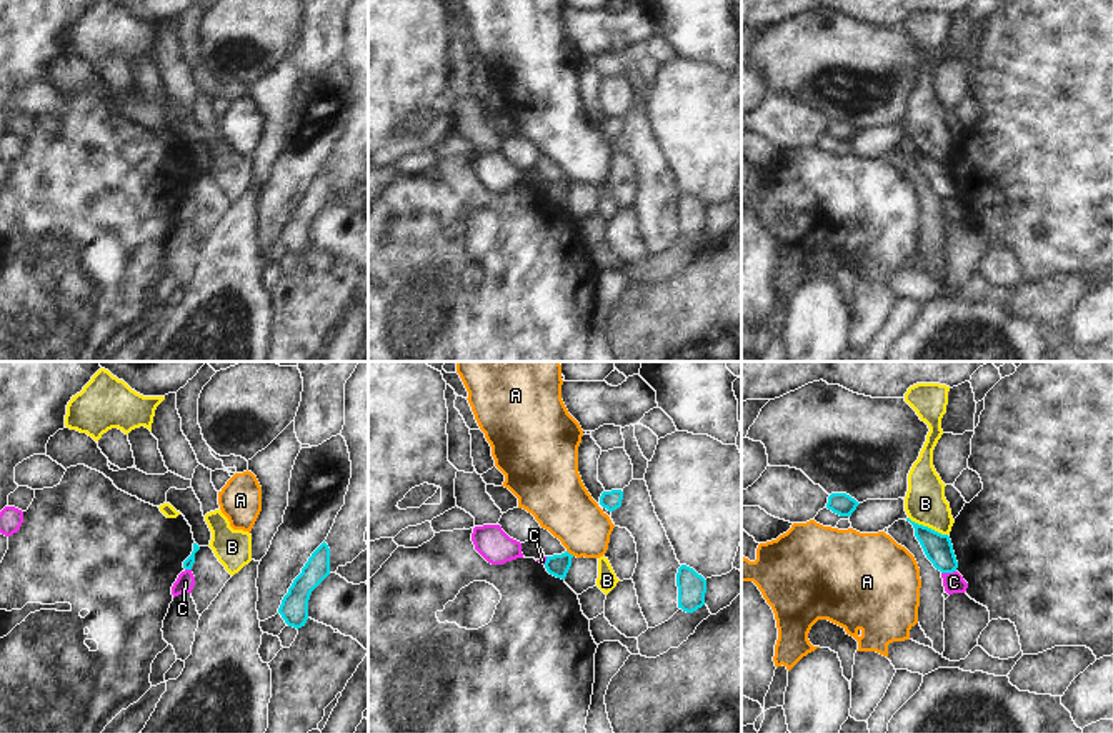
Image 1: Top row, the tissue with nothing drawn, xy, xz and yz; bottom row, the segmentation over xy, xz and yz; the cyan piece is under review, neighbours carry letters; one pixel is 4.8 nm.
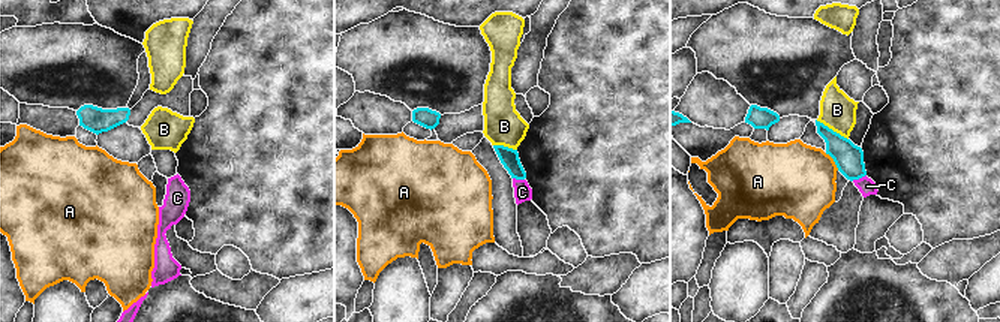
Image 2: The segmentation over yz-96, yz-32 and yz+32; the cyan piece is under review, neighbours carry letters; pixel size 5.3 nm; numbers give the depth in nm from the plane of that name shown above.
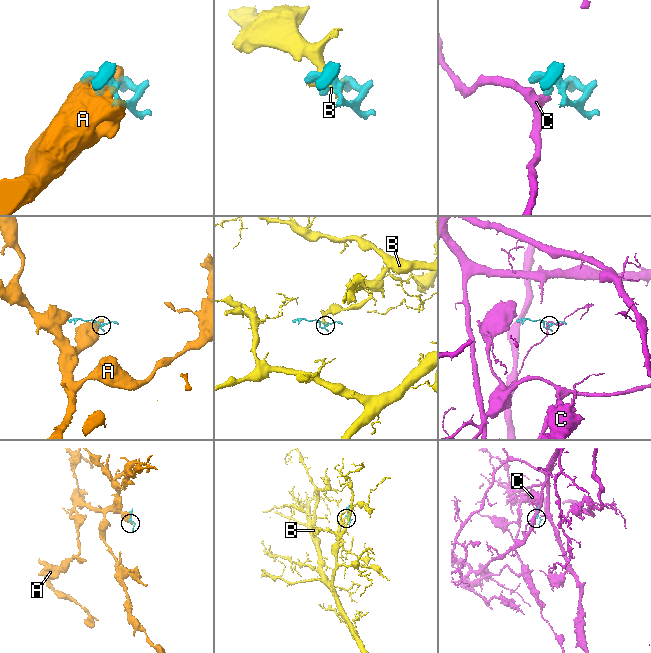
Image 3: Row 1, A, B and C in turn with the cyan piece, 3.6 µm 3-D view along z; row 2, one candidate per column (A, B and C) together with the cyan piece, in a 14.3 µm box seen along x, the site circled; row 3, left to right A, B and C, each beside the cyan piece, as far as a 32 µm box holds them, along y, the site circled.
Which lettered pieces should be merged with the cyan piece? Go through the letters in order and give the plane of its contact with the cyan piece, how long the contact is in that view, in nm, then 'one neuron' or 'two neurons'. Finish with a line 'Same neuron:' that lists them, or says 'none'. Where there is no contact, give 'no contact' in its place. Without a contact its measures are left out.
A: contact in xz; length 50 nm; two neurons
B: contact in yz; length 220 nm; two neurons
C: contact in yz; length 70 nm; two neurons
Same neuron: none

